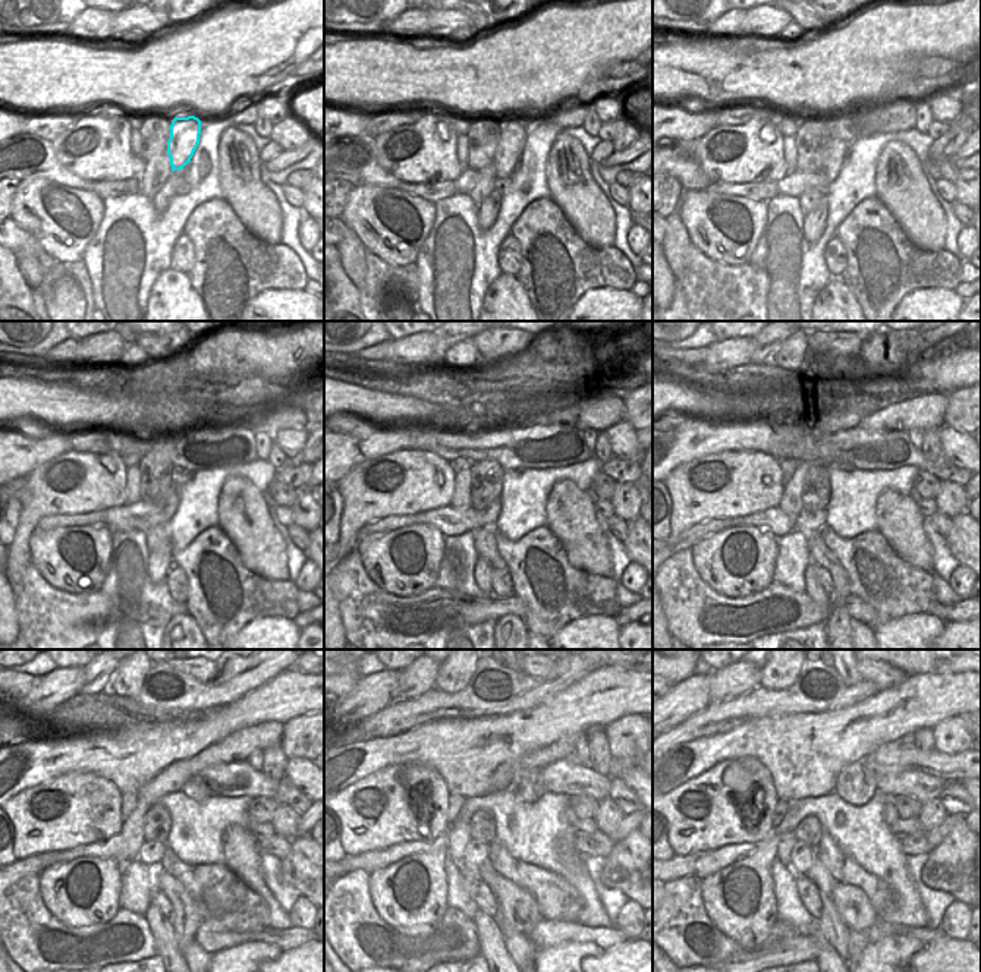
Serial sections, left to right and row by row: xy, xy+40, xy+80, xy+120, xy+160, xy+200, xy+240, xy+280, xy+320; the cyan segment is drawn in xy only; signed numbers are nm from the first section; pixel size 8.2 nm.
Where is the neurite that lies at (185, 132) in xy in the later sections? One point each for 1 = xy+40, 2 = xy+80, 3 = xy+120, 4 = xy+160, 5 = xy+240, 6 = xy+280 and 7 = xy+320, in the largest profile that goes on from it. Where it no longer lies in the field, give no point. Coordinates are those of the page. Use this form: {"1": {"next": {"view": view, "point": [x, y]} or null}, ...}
{"1": {"next": {"view": "xy+40", "point": [512, 135]}}, "2": {"next": {"view": "xy+80", "point": [833, 159]}}, "3": {"next": {"view": "xy+120", "point": [169, 505]}}, "4": {"next": {"view": "xy+160", "point": [490, 516]}}, "5": {"next": {"view": "xy+240", "point": [150, 853]}}, "6": {"next": {"view": "xy+280", "point": [475, 855]}}, "7": {"next": {"view": "xy+320", "point": [802, 855]}}}

